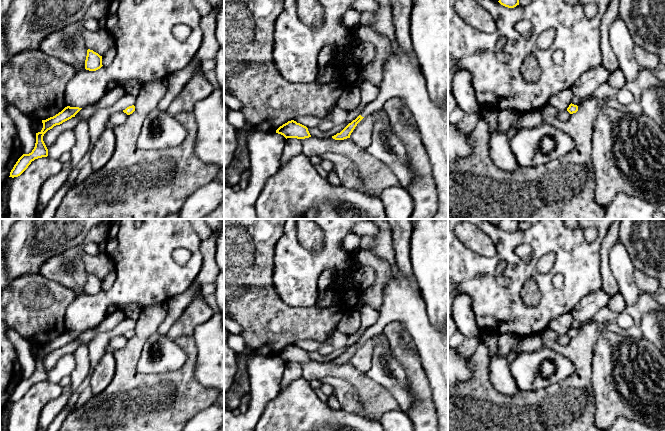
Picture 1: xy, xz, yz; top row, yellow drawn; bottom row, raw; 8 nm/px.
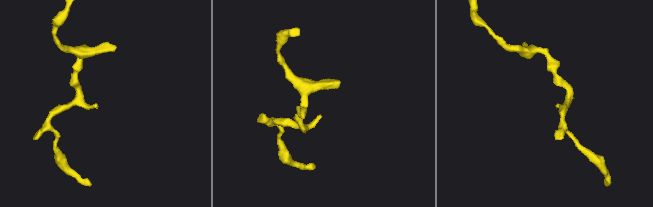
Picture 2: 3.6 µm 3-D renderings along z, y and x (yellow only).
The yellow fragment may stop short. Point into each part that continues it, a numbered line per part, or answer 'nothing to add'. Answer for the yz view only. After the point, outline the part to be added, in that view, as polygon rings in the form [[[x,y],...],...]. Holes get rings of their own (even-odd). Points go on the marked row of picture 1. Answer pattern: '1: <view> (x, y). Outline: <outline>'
nothing to add

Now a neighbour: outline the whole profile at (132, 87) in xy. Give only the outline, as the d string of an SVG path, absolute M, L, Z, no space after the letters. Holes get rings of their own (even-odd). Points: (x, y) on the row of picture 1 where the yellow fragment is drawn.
M129 80L124 82L122 87L124 88L126 94L137 96L142 87L142 83L135 80Z

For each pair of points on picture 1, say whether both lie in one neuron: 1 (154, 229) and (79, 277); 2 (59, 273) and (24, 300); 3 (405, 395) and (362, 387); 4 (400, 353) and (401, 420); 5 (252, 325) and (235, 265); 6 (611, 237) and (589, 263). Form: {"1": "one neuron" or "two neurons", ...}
{"1": "two neurons", "2": "two neurons", "3": "two neurons", "4": "two neurons", "5": "one neuron", "6": "two neurons"}

